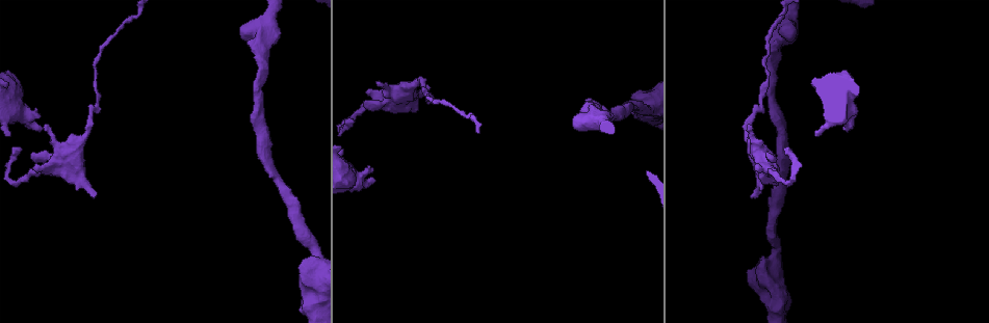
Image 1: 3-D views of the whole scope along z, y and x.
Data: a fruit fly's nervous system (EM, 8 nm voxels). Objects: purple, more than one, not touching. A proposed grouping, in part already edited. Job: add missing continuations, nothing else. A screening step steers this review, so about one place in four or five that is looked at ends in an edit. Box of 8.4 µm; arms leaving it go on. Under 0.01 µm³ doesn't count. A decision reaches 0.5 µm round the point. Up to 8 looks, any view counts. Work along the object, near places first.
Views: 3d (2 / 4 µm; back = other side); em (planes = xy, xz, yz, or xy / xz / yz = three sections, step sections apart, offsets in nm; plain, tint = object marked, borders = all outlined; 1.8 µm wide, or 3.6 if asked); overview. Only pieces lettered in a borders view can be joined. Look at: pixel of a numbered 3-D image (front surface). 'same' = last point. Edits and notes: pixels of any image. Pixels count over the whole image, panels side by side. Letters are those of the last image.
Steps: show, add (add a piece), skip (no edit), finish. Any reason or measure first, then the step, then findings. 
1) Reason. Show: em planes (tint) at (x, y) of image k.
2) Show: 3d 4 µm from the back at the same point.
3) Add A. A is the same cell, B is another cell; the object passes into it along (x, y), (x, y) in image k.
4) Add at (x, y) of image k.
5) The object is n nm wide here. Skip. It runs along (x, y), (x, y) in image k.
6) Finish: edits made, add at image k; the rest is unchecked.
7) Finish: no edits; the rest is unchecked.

Free end. Show: em planes (borders) at (429, 85) of image 1.

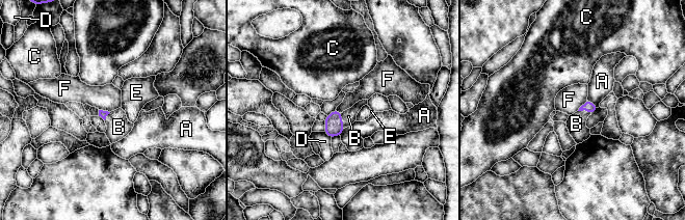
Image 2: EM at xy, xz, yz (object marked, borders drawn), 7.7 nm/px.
Add B. B is the same cell, A, C, D, E and F are other cells; the object passes into it along (334, 125), (342, 120), (348, 116) in image 2; it goes on there.

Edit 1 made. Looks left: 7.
Show: overview.

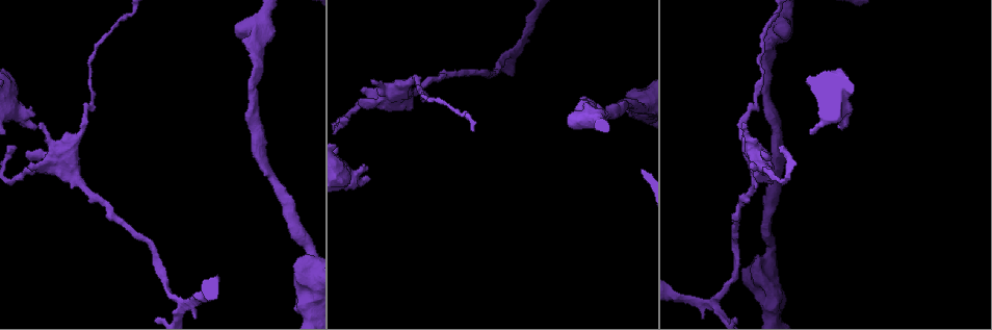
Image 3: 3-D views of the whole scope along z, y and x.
Stops while still wide. Show: em 3.6 µm planes (borders) at (370, 178) of image 3.

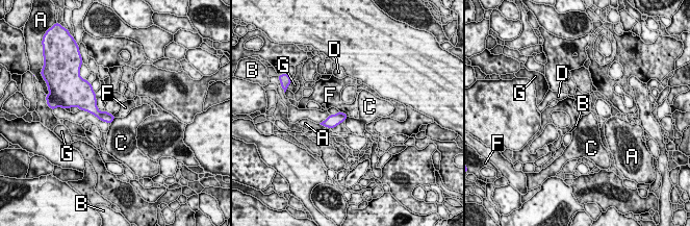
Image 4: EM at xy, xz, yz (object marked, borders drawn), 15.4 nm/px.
Skip. A, B, C, D, F and G are other cells; a border runs along (339, 110), (348, 116) in image 4; none of them fits.

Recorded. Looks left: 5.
Free end. Show: 3d 4 µm at (750, 164) of image 3.

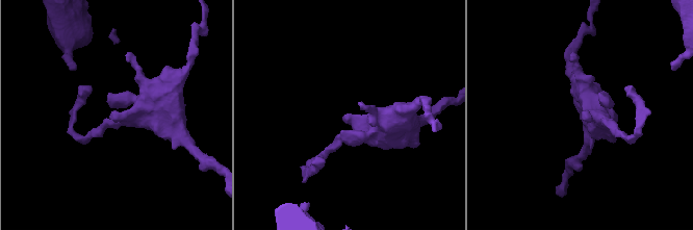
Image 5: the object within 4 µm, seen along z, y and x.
Show: em planes (borders) at (113, 112) of image 5.

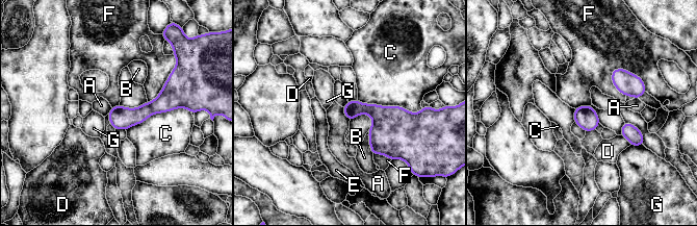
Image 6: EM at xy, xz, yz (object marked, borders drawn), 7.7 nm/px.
Skip. A, B, C, D, E, F and G are other cells; a border runs along (611, 72), (636, 74), (646, 91) in image 6; none of them fits.

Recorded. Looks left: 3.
Finish: edits made, add at image 2; the rest is unchecked.

